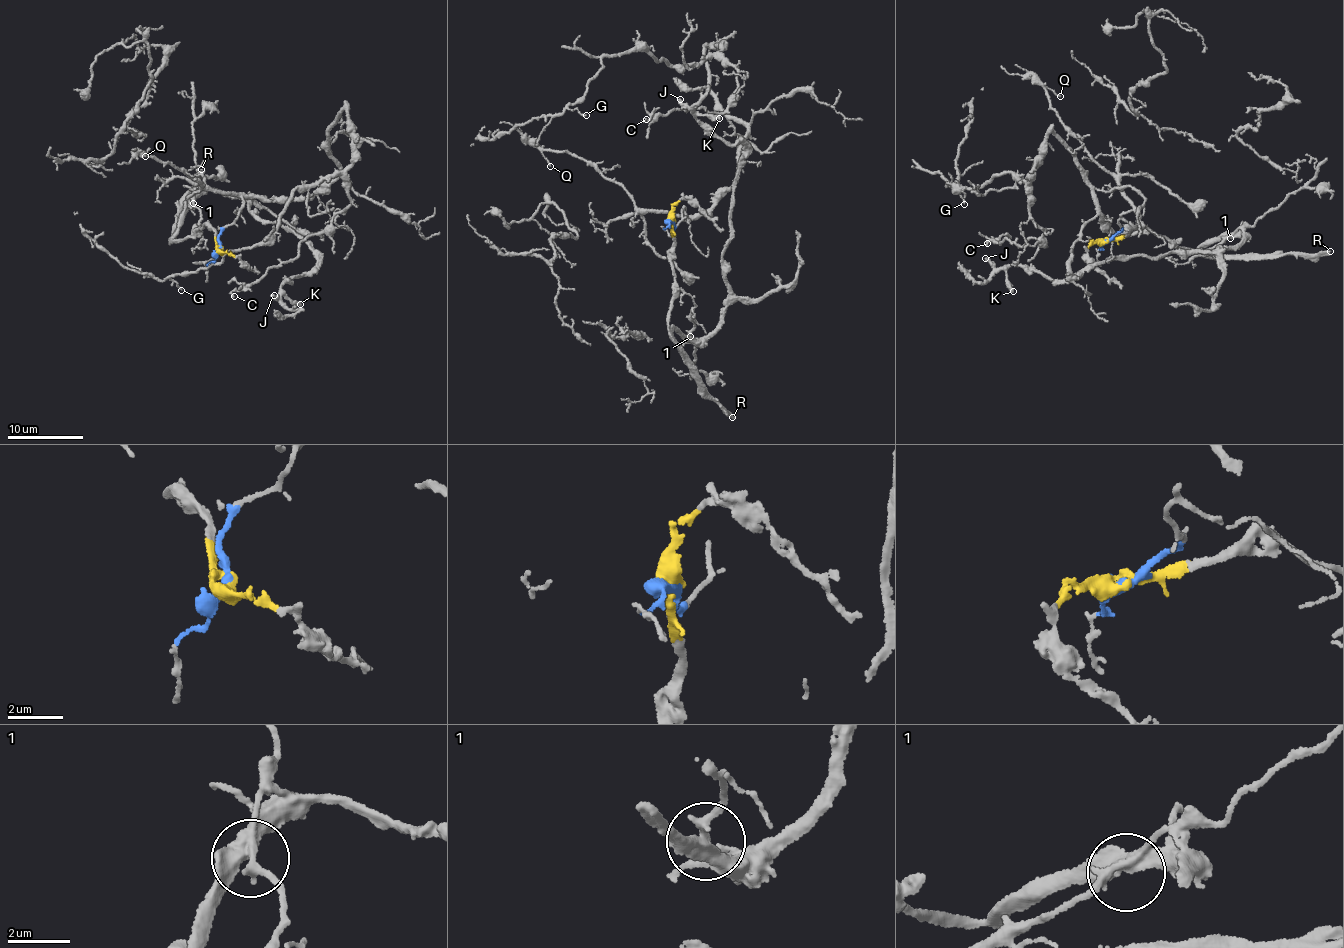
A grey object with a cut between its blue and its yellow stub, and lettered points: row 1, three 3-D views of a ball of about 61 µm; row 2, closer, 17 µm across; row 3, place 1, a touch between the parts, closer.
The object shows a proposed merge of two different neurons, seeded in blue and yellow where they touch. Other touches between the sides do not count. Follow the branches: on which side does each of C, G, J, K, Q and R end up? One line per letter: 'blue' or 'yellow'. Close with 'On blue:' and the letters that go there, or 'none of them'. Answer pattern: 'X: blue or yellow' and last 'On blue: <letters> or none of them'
C: blue
G: blue
J: yellow
K: yellow
Q: blue
R: yellow
On blue: C, G, Q

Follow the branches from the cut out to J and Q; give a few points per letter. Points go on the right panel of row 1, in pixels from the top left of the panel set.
J: (1104, 241), (1150, 229), (1193, 249), (1245, 239), (1211, 251), (1123, 256), (1056, 282), (985, 257)
Q: (1105, 241), (1120, 232), (1121, 215), (1132, 207), (1116, 179), (1060, 122), (1046, 89), (1059, 97)

